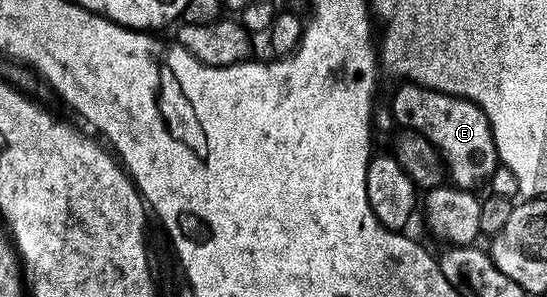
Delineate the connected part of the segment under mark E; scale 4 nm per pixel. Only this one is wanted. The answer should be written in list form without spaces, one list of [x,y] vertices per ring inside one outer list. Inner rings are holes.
[[[402,83],[399,86],[390,105],[399,126],[416,131],[430,140],[442,157],[451,186],[473,191],[478,189],[477,185],[485,186],[500,162],[484,111],[468,99],[453,97],[423,85]]]

